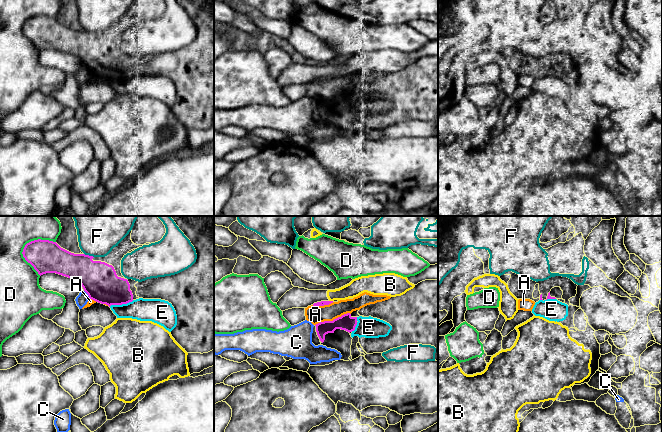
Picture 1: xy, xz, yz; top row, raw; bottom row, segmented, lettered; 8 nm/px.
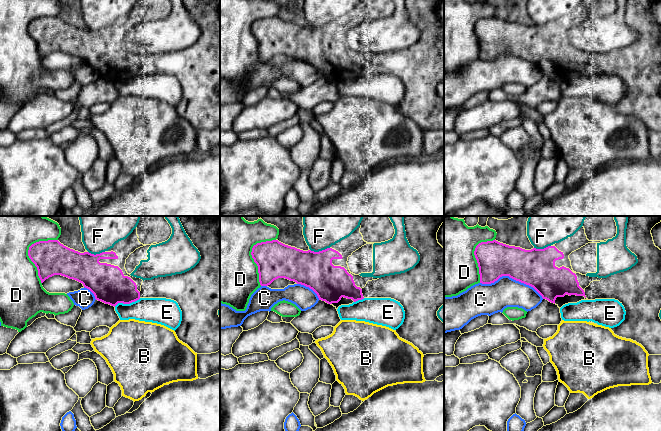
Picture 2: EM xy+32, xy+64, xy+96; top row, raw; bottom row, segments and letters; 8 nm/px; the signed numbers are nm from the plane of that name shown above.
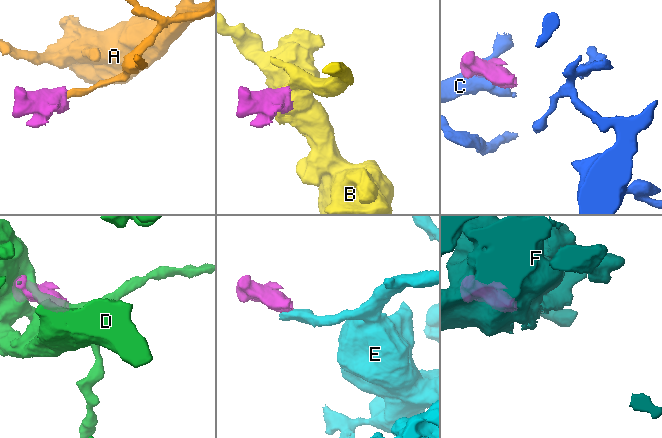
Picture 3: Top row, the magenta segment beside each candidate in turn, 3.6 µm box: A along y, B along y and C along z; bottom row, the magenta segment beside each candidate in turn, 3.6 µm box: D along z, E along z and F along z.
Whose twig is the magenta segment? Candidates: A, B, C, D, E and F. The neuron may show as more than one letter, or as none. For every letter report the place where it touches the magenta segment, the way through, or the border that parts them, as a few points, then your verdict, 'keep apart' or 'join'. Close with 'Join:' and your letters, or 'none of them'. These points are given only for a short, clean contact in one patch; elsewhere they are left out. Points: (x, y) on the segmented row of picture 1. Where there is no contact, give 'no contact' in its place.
A: xz (333, 320) | along xz (350, 313), (344, 313), (332, 320), (320, 321), (315, 325) | keep apart
B: xz (331, 301) | along xz (329, 300), (332, 301) | keep apart
C: xy (87, 293) | keep apart
D: xy (25, 245) | keep apart
E: xy (121, 304) | along xy (133, 300), (109, 306) | keep apart
F: xy (88, 255) | keep apart
Join: none of them

